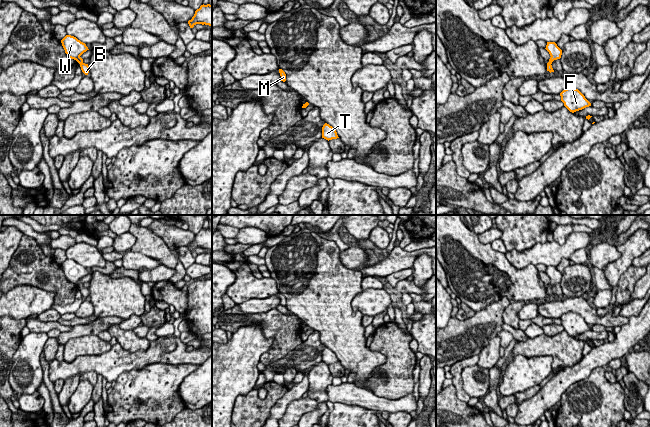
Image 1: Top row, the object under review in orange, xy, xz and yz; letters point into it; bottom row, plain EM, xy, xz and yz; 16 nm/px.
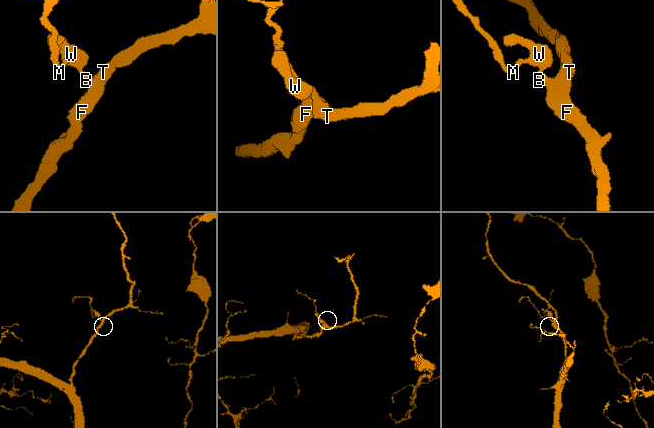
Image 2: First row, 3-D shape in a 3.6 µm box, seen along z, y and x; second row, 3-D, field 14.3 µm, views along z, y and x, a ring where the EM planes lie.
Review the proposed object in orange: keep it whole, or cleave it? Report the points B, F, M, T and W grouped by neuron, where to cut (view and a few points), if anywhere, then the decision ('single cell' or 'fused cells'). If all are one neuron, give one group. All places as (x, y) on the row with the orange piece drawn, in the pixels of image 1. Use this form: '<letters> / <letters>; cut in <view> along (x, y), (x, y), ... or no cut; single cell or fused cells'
B F M T W; no cut; single cell

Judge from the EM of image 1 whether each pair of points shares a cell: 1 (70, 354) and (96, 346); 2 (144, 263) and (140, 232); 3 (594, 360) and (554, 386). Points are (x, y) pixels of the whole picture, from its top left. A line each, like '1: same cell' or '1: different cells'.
1: same cell
2: different cells
3: same cell

